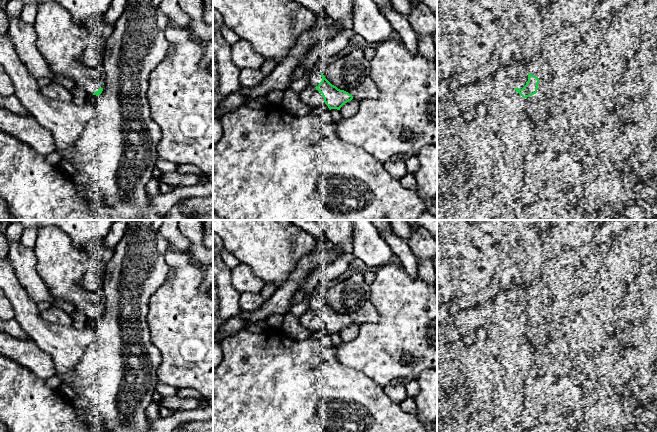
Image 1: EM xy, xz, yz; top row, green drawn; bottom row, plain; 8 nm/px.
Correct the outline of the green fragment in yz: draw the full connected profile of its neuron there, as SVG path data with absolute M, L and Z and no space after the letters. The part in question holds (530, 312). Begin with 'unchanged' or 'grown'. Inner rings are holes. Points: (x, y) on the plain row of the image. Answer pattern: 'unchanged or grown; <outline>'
grown; M526 293L508 294L507 302L510 311L514 312L523 322L537 317L539 303L529 298Z

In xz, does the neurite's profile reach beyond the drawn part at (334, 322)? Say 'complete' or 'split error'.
split error

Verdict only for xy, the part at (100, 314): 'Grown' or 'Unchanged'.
Grown

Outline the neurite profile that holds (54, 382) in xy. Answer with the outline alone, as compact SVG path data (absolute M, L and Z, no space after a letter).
M54 375L47 380L45 380L46 385L51 388L57 390L62 384L62 380L57 375Z

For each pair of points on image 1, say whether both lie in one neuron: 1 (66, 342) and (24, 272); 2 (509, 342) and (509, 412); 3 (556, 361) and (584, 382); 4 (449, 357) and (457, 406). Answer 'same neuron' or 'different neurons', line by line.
1: different neurons
2: same neuron
3: same neuron
4: same neuron

